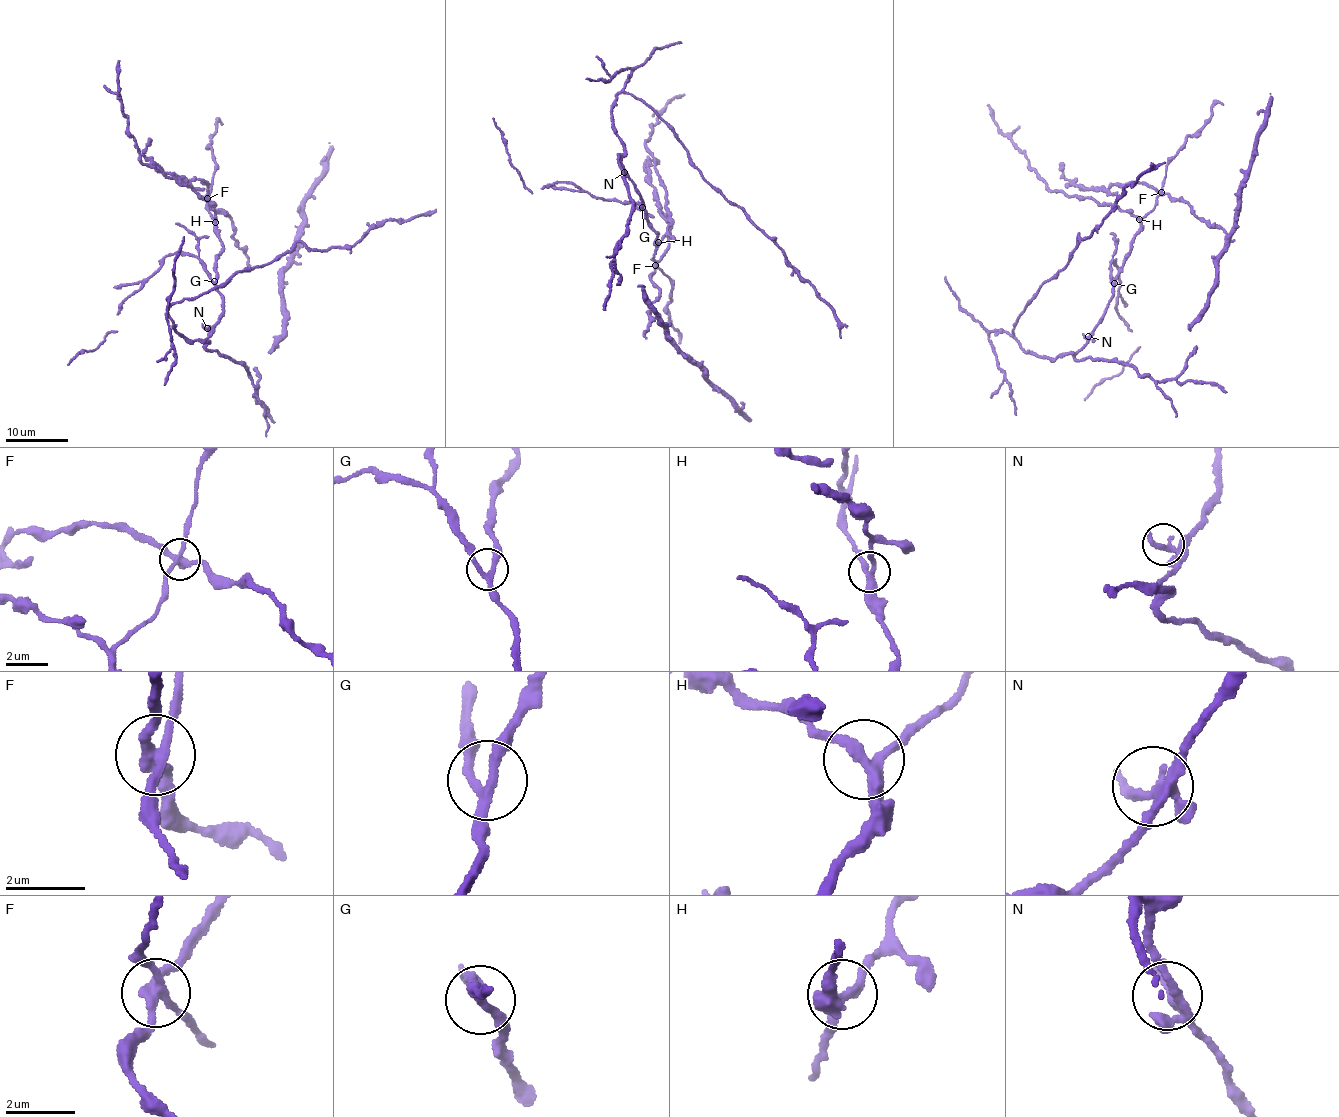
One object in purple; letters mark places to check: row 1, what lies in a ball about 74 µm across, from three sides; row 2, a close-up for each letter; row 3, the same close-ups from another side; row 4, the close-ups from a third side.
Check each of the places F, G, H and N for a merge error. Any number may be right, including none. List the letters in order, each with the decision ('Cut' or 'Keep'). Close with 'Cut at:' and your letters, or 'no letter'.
F: Cut
G: Keep
H: Keep
N: Keep
Cut at: F

